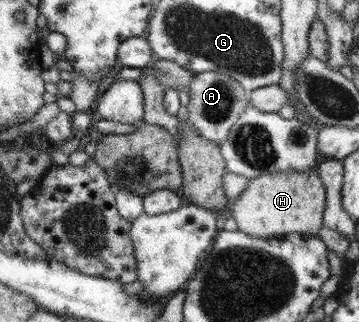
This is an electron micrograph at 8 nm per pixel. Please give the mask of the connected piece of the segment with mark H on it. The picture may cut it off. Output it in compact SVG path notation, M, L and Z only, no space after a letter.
M317 169L305 172L294 170L272 172L250 178L245 188L231 205L231 217L238 230L258 238L283 238L292 233L317 236L322 228L325 208L325 187Z

